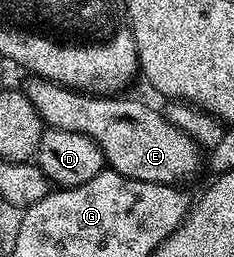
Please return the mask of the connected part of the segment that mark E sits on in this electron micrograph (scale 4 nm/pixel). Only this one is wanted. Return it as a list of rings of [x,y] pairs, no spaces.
[[[29,80],[33,81],[23,85],[23,92],[39,111],[42,122],[50,129],[75,131],[95,139],[108,168],[119,175],[160,185],[177,185],[196,175],[200,149],[190,137],[167,123],[160,108],[152,109],[147,102],[126,95],[94,95],[67,89],[56,81]]]

